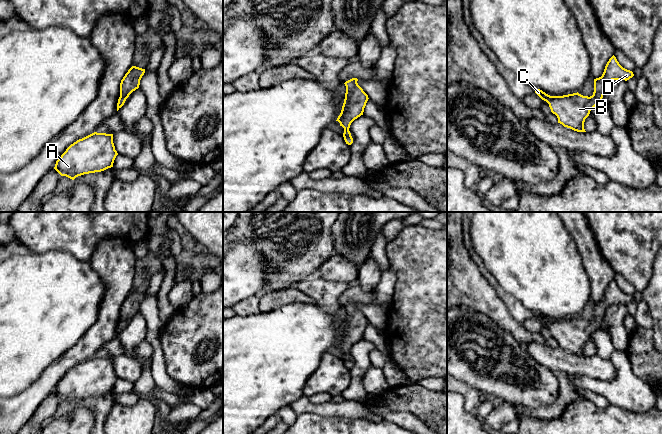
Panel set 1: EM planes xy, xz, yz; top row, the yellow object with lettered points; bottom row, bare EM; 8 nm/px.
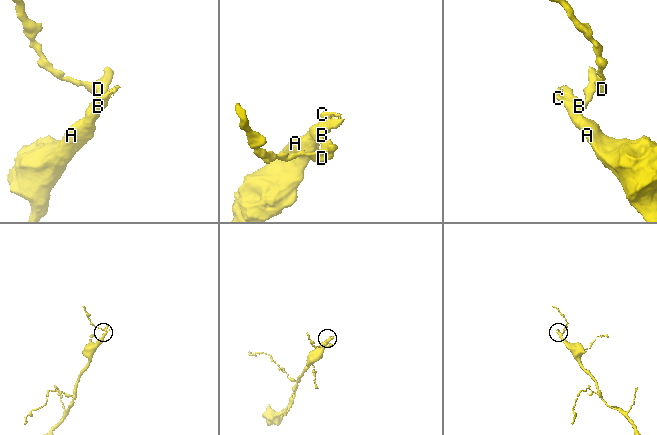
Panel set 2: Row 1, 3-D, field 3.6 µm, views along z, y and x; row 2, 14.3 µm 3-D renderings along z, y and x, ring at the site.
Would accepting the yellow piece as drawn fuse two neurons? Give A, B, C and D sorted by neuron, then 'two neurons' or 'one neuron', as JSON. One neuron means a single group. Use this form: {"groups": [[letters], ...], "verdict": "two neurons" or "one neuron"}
{"groups": [["A", "B", "C", "D"]], "verdict": "one neuron"}

